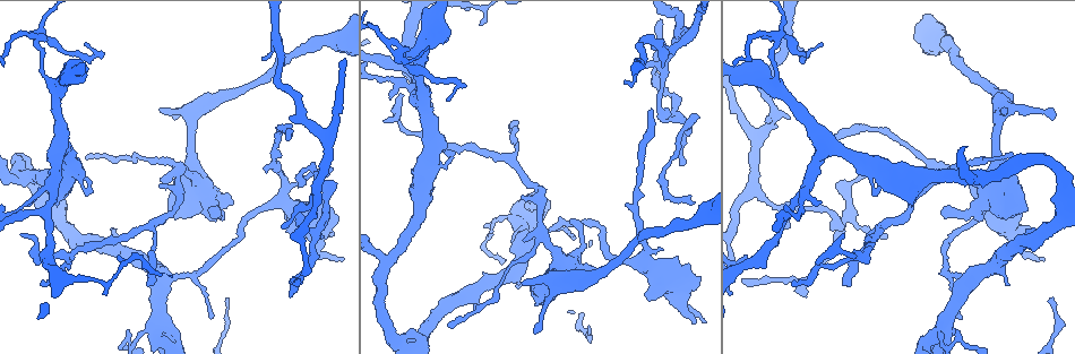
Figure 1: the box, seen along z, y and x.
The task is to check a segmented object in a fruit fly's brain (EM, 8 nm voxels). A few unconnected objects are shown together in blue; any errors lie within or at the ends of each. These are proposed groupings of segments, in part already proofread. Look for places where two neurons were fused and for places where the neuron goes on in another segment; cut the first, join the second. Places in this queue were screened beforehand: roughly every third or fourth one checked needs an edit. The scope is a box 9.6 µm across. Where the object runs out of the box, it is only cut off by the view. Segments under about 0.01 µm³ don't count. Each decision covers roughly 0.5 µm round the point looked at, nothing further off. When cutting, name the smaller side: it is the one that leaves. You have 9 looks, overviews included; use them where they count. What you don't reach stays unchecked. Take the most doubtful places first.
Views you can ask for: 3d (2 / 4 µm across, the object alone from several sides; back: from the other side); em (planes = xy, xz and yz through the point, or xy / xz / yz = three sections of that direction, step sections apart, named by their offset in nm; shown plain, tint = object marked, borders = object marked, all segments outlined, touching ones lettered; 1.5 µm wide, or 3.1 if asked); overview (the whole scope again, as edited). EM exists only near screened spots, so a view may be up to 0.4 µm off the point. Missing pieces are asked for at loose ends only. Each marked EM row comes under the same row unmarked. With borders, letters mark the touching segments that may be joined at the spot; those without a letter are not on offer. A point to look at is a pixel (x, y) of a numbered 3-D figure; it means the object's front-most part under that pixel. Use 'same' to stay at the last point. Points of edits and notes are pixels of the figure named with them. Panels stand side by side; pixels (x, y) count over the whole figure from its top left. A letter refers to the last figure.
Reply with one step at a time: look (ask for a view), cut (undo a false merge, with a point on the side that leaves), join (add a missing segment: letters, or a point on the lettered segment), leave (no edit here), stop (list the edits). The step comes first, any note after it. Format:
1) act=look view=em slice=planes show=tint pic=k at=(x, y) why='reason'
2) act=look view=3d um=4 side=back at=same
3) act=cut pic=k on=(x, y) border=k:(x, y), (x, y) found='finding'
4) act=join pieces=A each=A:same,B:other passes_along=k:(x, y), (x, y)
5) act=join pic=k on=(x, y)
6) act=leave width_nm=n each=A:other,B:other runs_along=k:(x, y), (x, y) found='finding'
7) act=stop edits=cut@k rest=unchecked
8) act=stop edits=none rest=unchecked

act=look view=em slice=yz step=8 show=borders pic=1 at=(35, 35) why='thin neck'

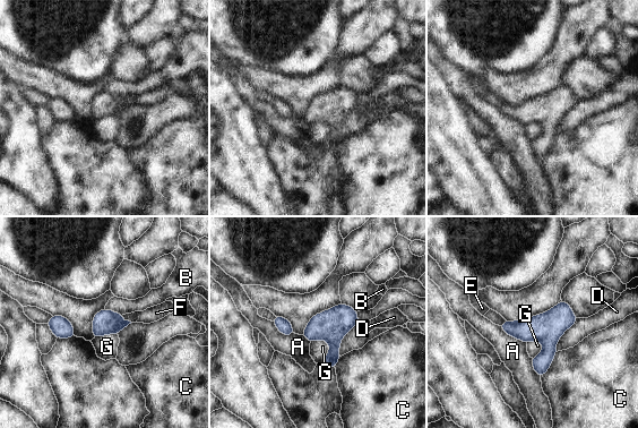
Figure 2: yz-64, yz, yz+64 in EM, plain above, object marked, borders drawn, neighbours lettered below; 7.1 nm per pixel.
act=leave longest_contact=D:280nm each=A:other,B:other,C:other,D:other,E:other,F:other,G:other border=2:(325, 339), (329, 351), (320, 362) found='all the same neuron'

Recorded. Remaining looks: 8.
act=look view=em slice=planes show=borders pic=1 at=(789, 225) why='thin end'

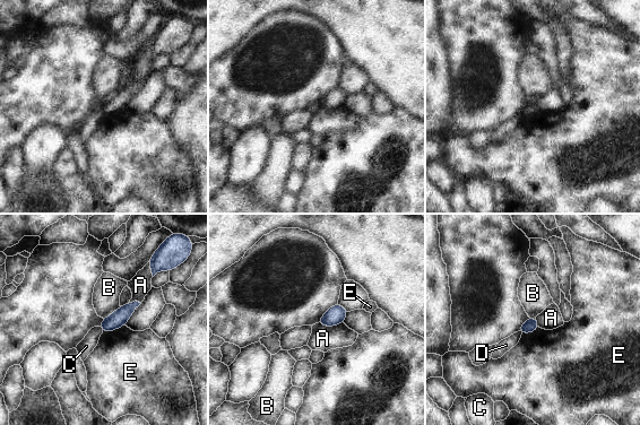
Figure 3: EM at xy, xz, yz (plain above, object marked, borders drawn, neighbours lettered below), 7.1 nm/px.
act=leave longest_contact=A:180nm each=A:other,B:other,C:other,D:other,E:other found='no lettered segment goes on from it'

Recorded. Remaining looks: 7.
act=look view=3d um=2 side=back pic=1 at=(120, 257) why='thin end'

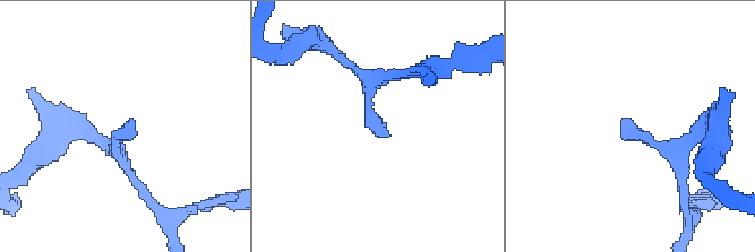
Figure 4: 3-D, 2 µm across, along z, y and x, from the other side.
act=look view=em slice=planes show=borders pic=4 at=(133, 118)

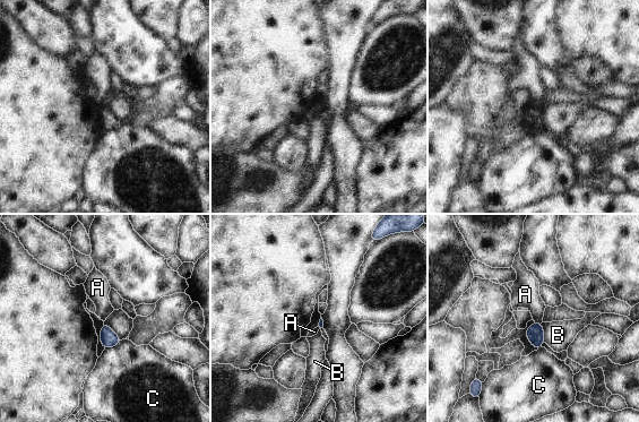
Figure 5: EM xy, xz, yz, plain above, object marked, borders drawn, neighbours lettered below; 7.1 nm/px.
act=leave each=A:other,B:other,C:other border=5:(535, 321), (541, 323) found='no lettered segment goes on from it'

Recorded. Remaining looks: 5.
act=look view=3d um=4 pic=1 at=(569, 236)

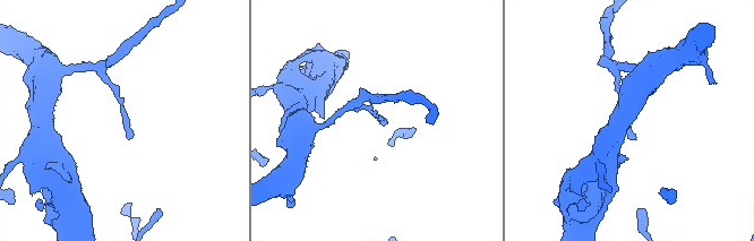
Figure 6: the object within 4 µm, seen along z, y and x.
act=look view=em slice=xy step=8 show=tint pic=6 at=(630, 139)

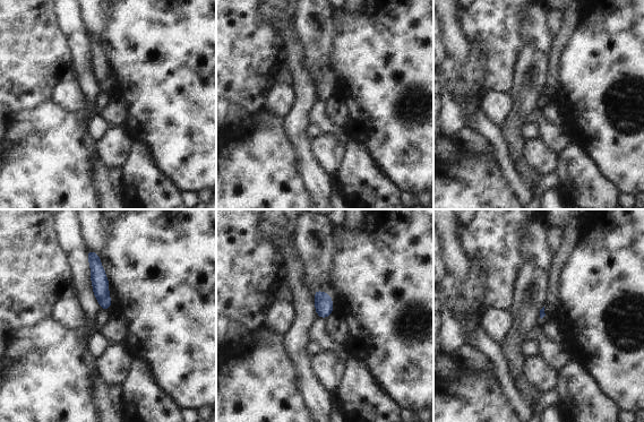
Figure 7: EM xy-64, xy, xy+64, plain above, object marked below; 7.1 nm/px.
act=look view=em slice=planes show=borders at=same why='cut it another way'

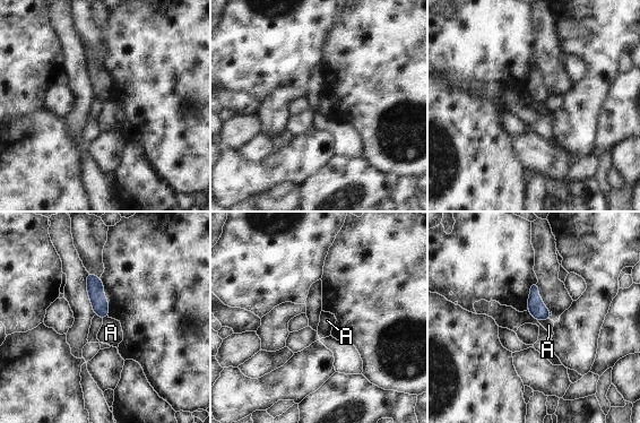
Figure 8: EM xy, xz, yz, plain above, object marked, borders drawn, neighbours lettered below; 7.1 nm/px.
act=leave longest_contact=A:90nm each=A:other found='none of them fits'

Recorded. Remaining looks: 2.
act=stop edits=none rest=unchecked

